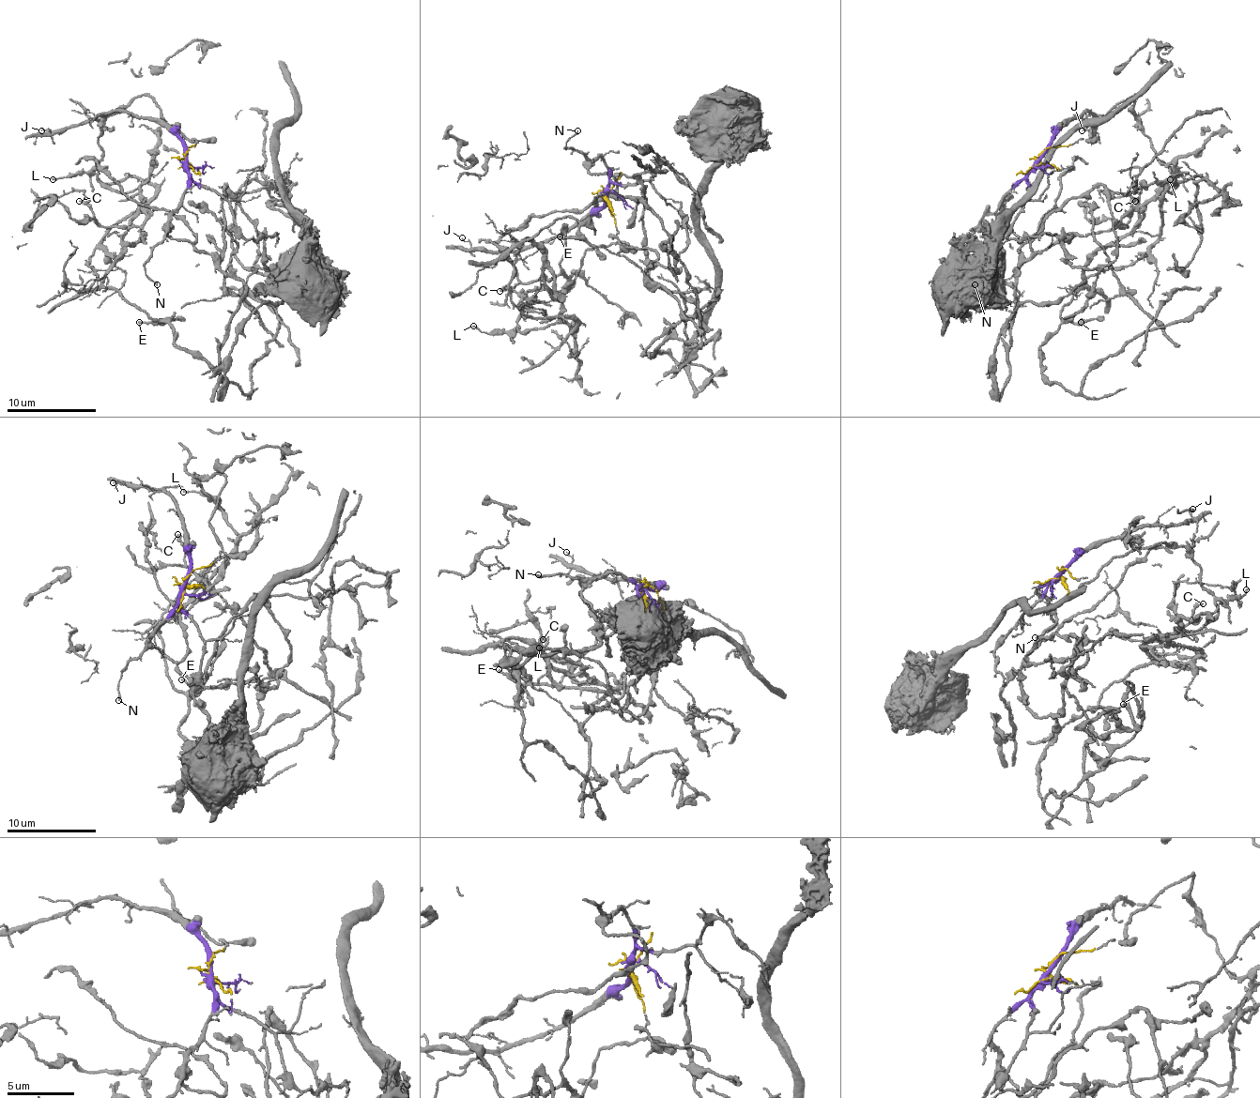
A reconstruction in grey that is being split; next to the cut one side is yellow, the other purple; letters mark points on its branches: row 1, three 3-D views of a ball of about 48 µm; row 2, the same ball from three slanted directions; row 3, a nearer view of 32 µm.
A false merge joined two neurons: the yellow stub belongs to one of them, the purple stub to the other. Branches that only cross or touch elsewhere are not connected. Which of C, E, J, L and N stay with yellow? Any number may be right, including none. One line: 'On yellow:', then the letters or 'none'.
On yellow: C, E, L

